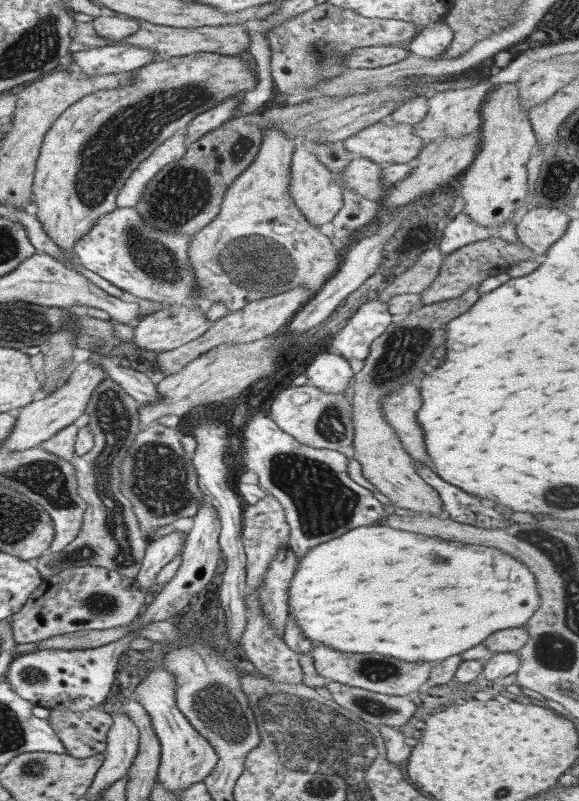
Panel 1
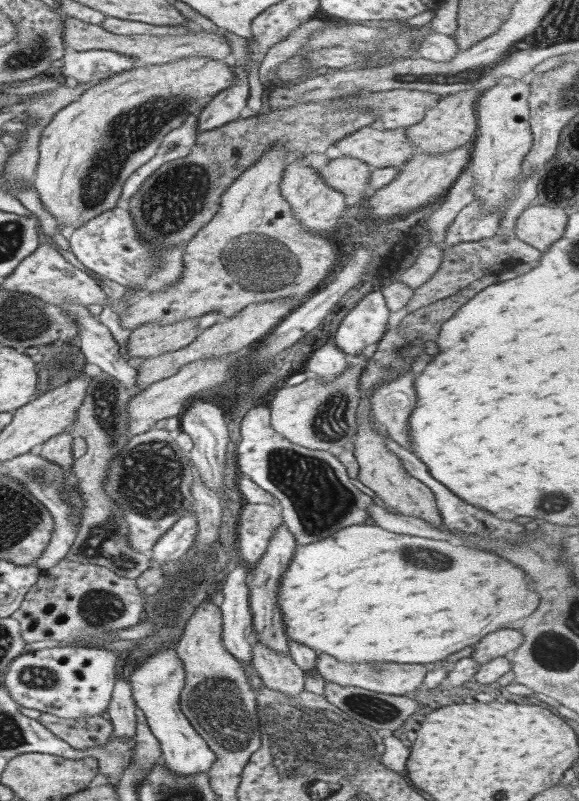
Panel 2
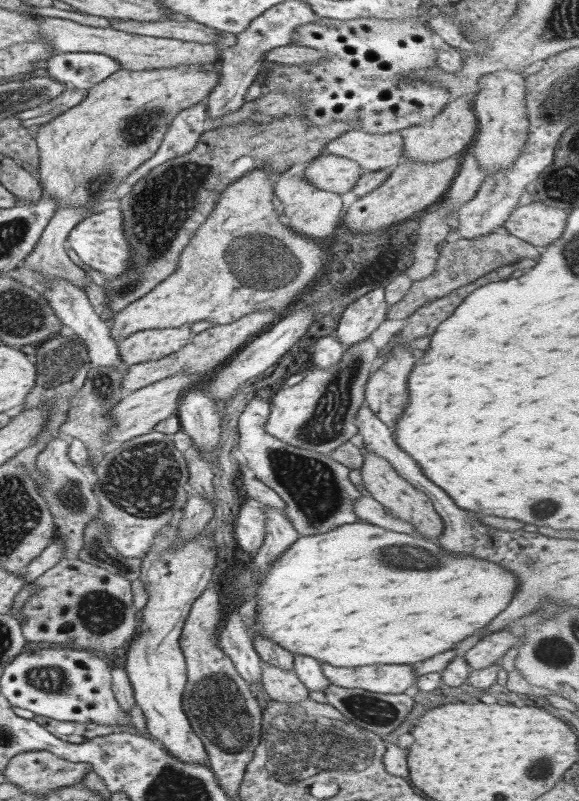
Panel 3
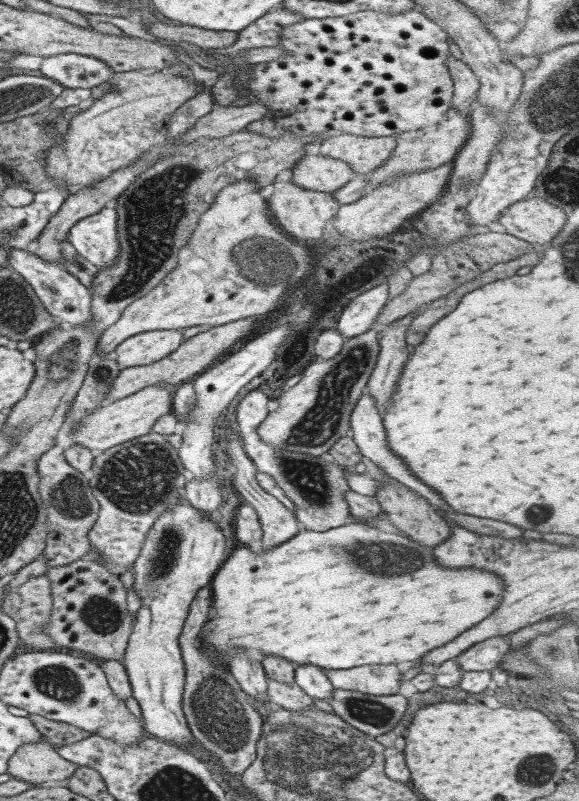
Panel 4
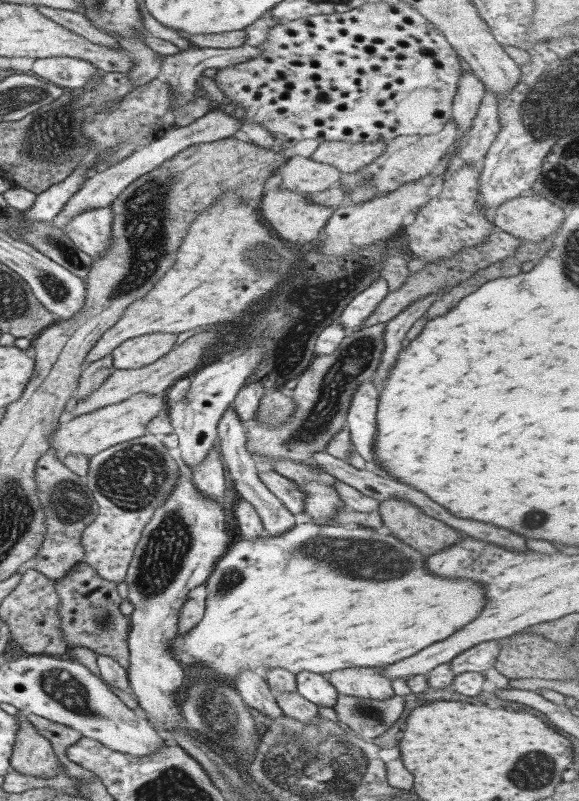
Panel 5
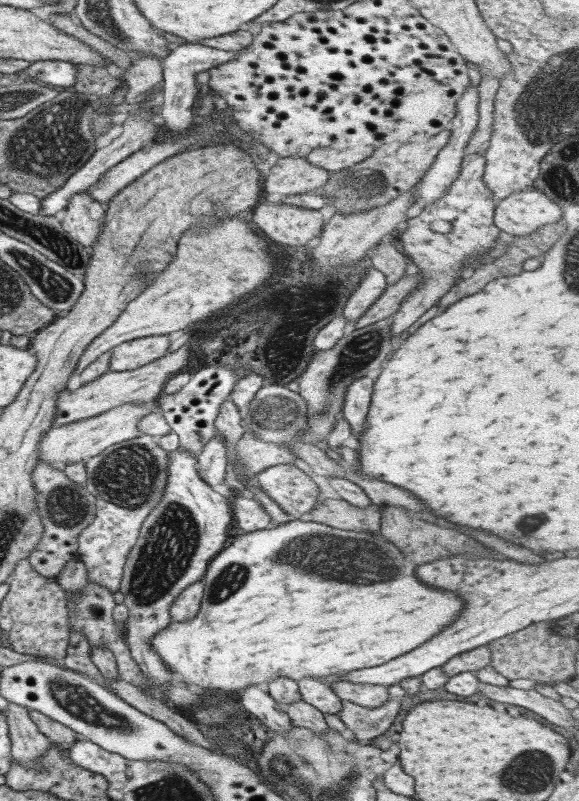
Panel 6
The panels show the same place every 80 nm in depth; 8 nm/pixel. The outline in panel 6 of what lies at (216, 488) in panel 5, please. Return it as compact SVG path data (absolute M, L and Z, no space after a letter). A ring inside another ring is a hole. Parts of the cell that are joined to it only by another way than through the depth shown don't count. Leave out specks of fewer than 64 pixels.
M216 434L207 444L203 445L203 448L198 452L196 457L196 469L199 476L211 487L217 486L217 484L223 483L223 474L228 466L228 456L226 454L226 446L224 442L219 438L219 434Z

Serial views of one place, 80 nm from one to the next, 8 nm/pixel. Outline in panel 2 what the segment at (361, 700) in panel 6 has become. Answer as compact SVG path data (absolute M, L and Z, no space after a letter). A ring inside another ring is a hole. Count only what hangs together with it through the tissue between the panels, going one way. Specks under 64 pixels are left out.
M317 654L316 658L316 672L325 682L333 682L339 686L357 687L383 695L391 695L394 698L407 694L407 692L417 692L422 686L425 672L429 669L428 664L393 664L393 662L341 664L327 654L321 654L321 656Z

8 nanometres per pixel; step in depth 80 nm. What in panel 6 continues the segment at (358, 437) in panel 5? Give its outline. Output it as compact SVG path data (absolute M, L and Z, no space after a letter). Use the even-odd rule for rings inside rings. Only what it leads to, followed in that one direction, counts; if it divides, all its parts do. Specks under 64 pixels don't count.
M362 376L353 384L349 384L349 388L345 390L342 417L349 423L351 433L355 438L363 430L372 390L372 376Z

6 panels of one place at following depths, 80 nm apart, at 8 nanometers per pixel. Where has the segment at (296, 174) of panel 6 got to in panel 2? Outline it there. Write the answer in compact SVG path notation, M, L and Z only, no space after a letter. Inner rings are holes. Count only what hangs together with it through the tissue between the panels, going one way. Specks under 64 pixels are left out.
M343 156L328 159L324 166L316 169L316 173L327 186L344 195L354 195L358 199L369 196L366 186L370 171L368 163Z

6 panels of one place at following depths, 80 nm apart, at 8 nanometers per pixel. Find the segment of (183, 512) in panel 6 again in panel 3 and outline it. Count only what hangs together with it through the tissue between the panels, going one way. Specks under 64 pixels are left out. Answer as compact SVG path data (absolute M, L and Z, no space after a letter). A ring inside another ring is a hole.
M179 516L172 518L172 522L159 529L154 536L151 546L140 558L138 579L143 583L146 592L146 603L141 609L141 624L135 628L133 638L129 642L125 651L124 671L132 688L132 695L135 704L142 710L147 734L155 742L167 750L173 758L177 758L183 764L203 764L205 766L209 757L203 749L201 740L195 737L193 730L187 721L186 714L181 706L182 692L186 683L186 664L181 654L178 638L181 634L183 623L188 615L192 602L202 593L207 586L207 581L211 576L211 570L215 566L215 544L212 542L211 534L199 533L190 541L185 541L176 547L174 540L178 529L176 520Z

